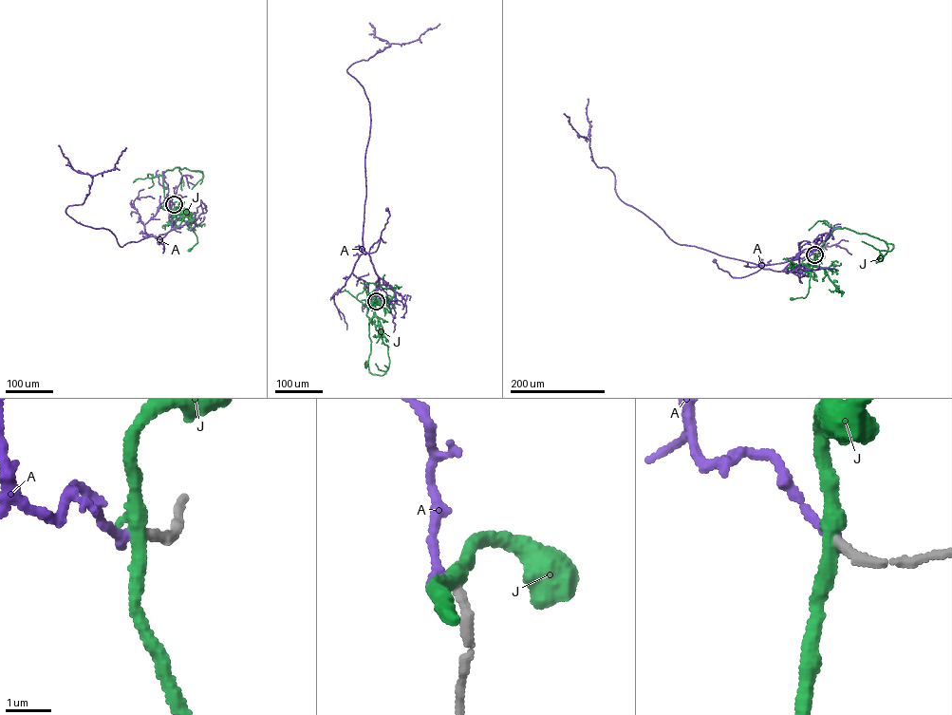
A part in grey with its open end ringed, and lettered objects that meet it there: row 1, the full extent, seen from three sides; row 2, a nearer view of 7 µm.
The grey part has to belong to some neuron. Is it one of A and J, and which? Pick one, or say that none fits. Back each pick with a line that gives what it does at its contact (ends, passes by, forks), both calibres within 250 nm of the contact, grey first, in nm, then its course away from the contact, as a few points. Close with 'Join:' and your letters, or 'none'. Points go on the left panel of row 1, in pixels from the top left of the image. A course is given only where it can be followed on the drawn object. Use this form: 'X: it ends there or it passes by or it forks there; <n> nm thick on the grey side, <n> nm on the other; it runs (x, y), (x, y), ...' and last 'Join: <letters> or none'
A: it ends there; 200 nm thick on the grey side, 240 nm on the other; it runs (174, 204), (170, 201), (171, 230), (156, 237), (162, 241), (162, 253), (164, 245), (158, 242)
Join: A

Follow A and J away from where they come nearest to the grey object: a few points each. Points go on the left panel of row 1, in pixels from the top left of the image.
A: (174, 204), (170, 201), (171, 230), (156, 237), (162, 241), (162, 253), (164, 245), (158, 242)
J: (174, 204), (176, 212), (196, 235), (197, 243), (189, 250)

